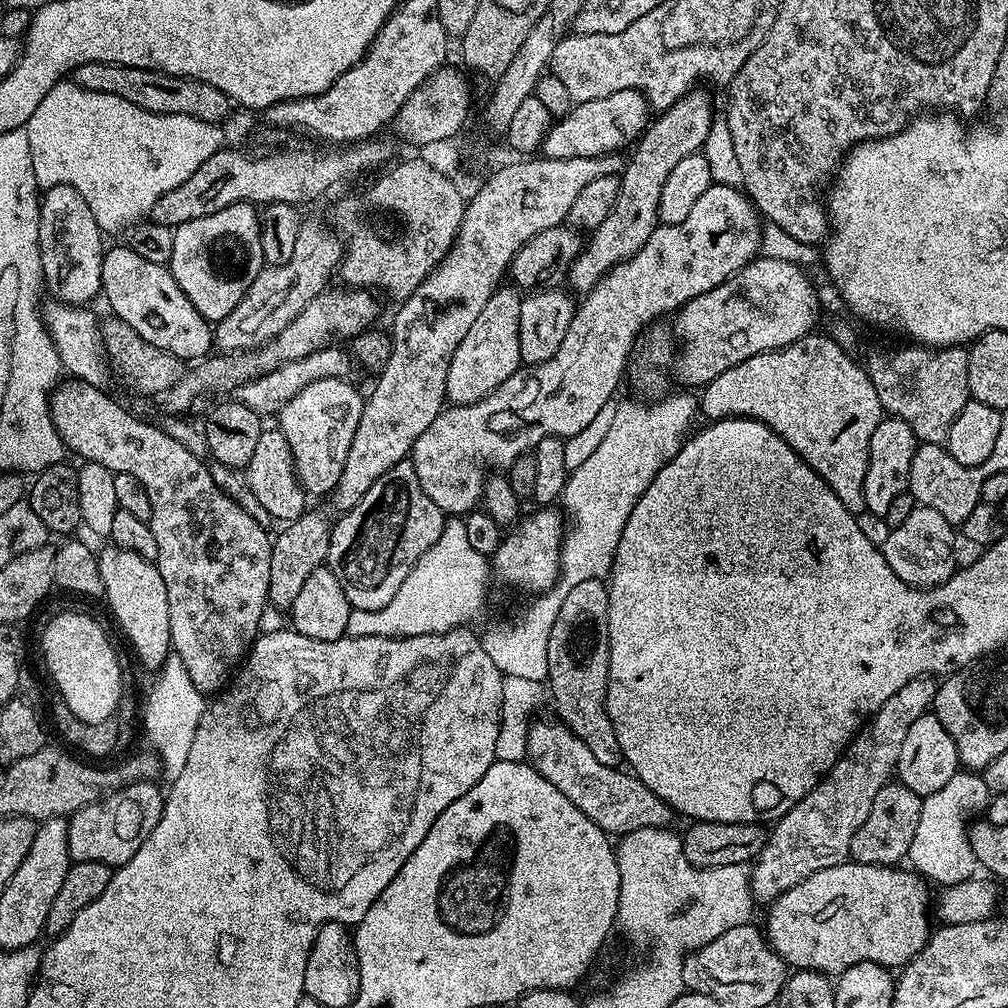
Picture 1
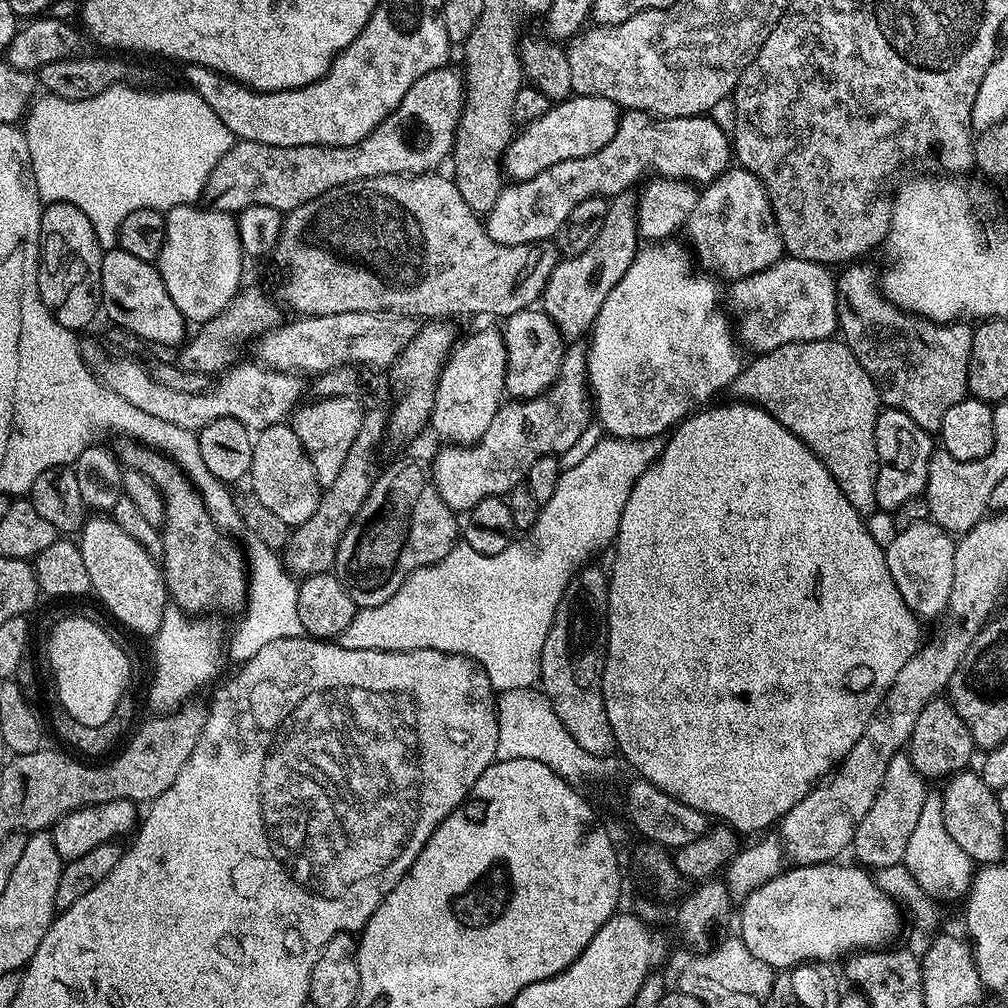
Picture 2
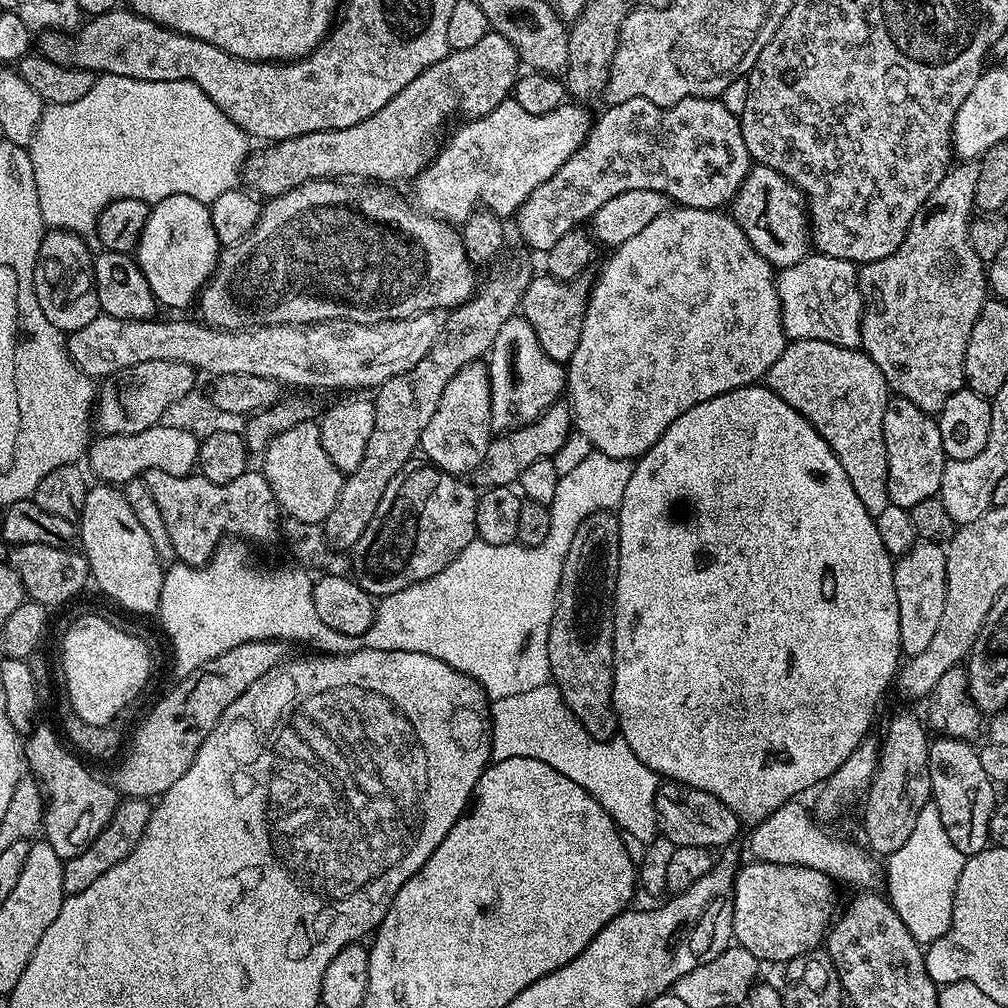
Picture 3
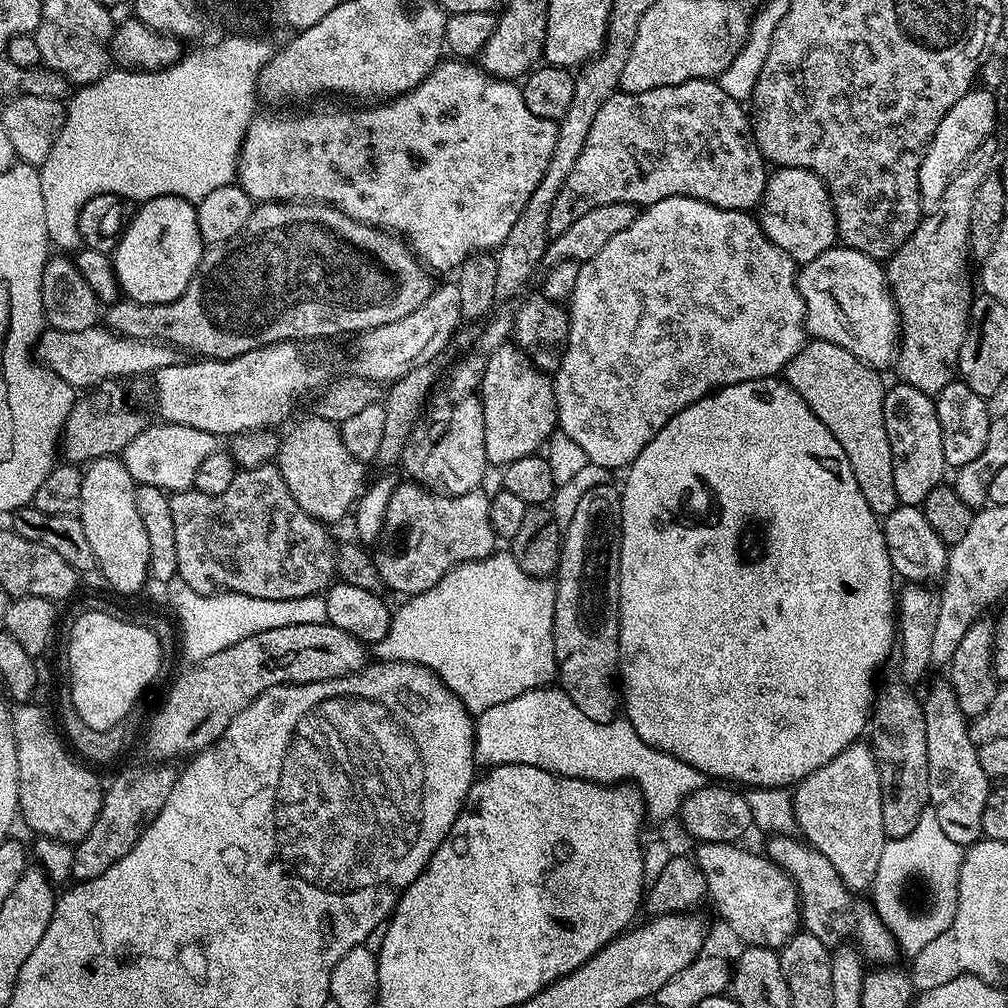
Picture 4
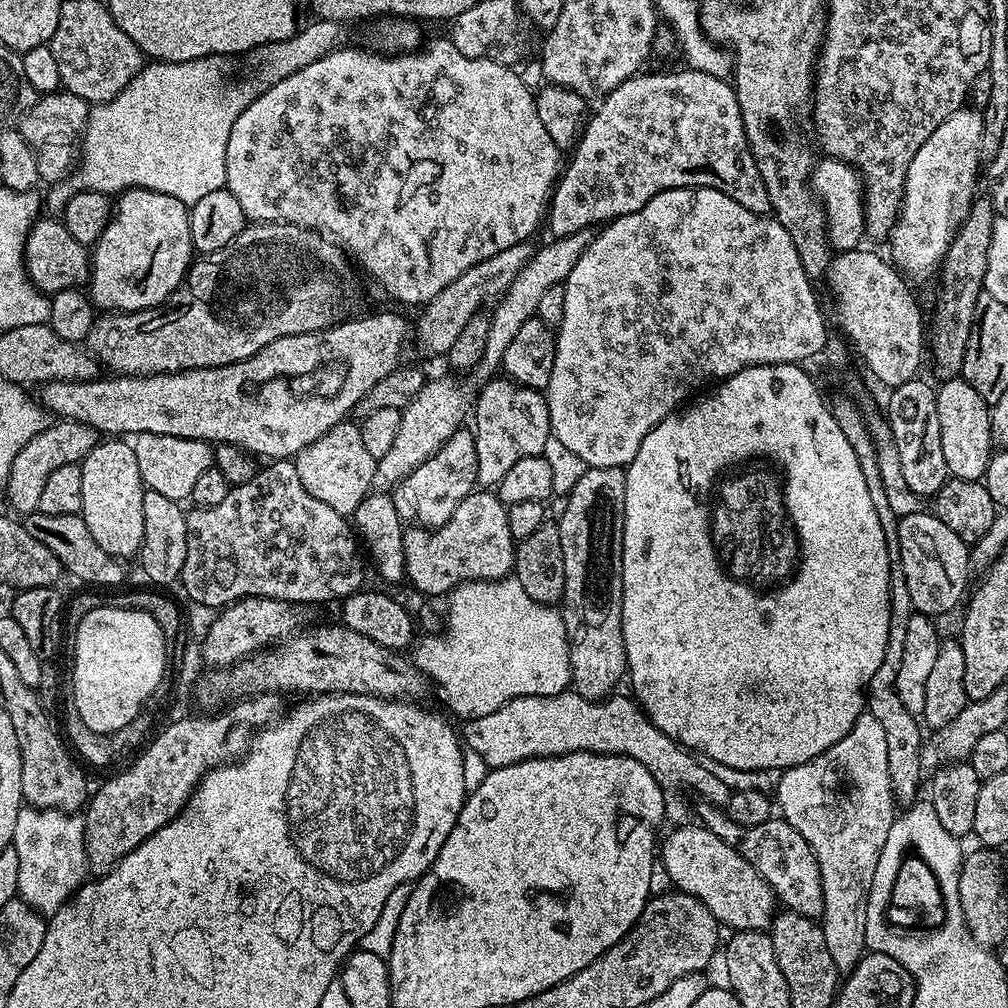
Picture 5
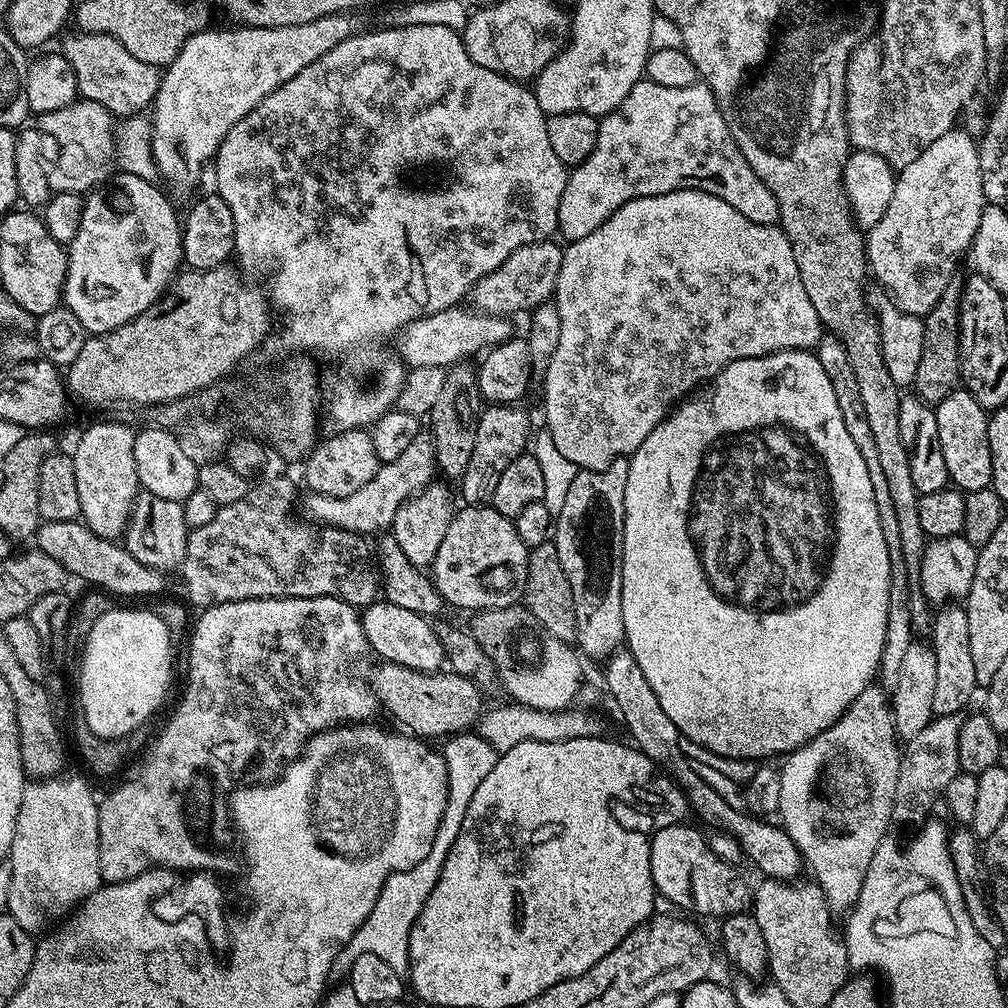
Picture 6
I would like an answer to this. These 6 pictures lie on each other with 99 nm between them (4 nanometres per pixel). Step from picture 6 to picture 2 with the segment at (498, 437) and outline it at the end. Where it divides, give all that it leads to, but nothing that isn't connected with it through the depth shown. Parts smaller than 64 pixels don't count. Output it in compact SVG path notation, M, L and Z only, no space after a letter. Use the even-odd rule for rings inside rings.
M539 307L518 310L503 321L506 346L506 382L504 391L513 400L529 400L541 396L555 382L560 373L566 341L558 326Z

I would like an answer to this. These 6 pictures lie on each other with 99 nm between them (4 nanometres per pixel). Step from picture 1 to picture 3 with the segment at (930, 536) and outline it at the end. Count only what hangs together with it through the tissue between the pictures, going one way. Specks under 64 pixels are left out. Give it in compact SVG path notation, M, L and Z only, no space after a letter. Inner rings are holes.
M916 542L895 561L894 590L898 598L900 650L905 657L922 654L942 622L942 606L946 606L946 552L936 542Z

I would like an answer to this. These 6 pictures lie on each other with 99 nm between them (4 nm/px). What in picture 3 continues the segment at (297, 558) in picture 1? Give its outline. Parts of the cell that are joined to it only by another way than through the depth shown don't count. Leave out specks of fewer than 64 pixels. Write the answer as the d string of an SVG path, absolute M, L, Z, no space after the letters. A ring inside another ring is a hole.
M516 264L505 276L496 276L489 284L484 283L465 304L459 304L445 315L442 330L438 330L438 338L434 338L434 346L426 350L426 358L410 370L402 374L394 374L374 392L374 430L370 434L370 442L366 442L366 454L358 465L358 470L347 473L344 485L338 494L338 502L334 502L334 510L330 510L322 525L324 533L333 548L351 550L355 548L358 538L362 538L362 530L370 526L370 518L374 518L374 510L378 510L378 502L382 502L382 494L386 494L386 486L399 472L403 472L412 455L417 455L420 447L420 435L426 430L430 418L434 418L434 410L438 410L438 398L442 398L442 390L446 390L446 382L462 370L462 366L475 364L487 357L494 346L494 337L502 330L502 322L517 315L522 294L526 294L526 286L530 286L534 269L528 264Z

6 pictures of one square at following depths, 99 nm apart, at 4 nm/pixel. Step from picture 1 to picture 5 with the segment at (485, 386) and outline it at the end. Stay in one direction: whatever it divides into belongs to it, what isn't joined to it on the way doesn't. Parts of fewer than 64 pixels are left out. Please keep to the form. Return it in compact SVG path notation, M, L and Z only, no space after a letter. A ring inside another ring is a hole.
M460 427L422 466L418 466L401 484L391 489L394 507L402 518L413 516L419 527L441 528L469 494L477 487L478 450L474 450L475 435Z

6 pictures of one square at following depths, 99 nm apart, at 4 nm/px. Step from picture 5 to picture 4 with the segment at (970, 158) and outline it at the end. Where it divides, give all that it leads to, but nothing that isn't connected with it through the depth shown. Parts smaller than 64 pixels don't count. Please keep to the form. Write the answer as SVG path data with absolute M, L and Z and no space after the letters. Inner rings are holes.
M973 90L967 92L938 122L938 130L924 151L920 167L920 199L924 202L935 202L942 198L946 186L954 178L958 169L964 167L966 158L983 140L989 139L996 128L996 100L991 91Z

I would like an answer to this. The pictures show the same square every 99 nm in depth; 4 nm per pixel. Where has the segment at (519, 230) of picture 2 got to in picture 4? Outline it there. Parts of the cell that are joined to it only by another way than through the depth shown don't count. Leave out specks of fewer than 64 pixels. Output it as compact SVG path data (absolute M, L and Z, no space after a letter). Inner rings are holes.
M715 79L687 80L641 92L618 90L606 106L594 114L594 126L590 126L590 134L586 134L586 146L582 146L582 154L578 154L578 162L574 162L574 170L570 170L570 178L562 182L562 190L558 190L554 206L550 206L548 234L549 237L562 234L562 230L578 222L582 214L610 202L647 206L662 202L662 198L689 196L726 210L748 212L763 201L769 175L745 105L726 94Z

